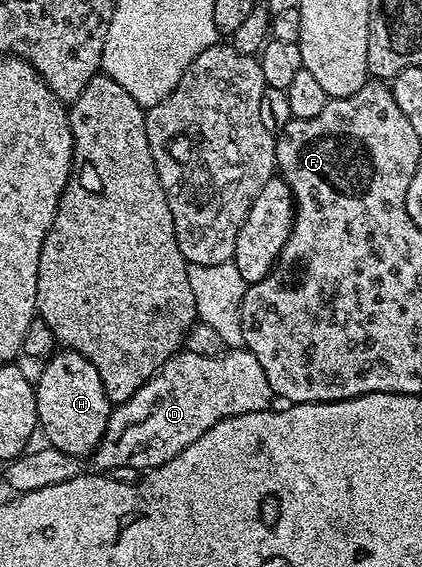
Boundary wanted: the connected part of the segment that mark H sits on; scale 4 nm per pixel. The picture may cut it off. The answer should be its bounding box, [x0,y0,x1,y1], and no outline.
[35,351,112,458]

